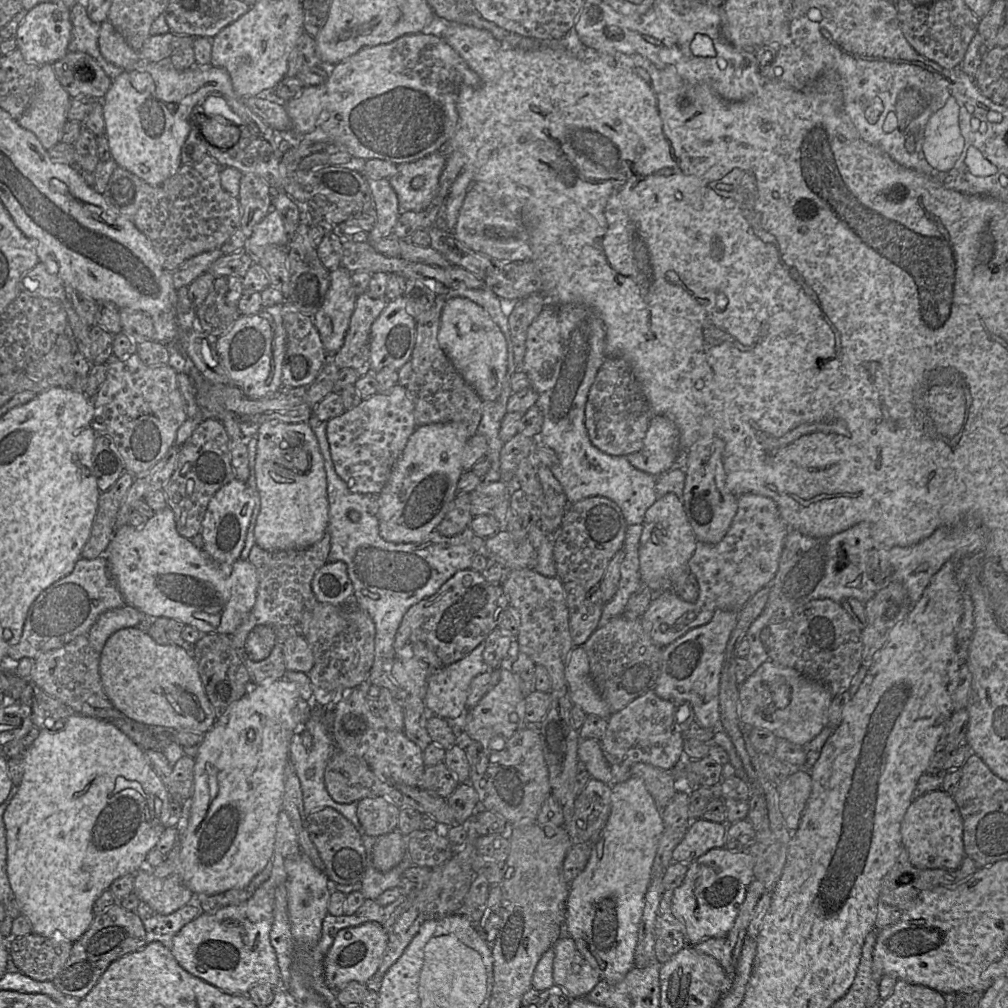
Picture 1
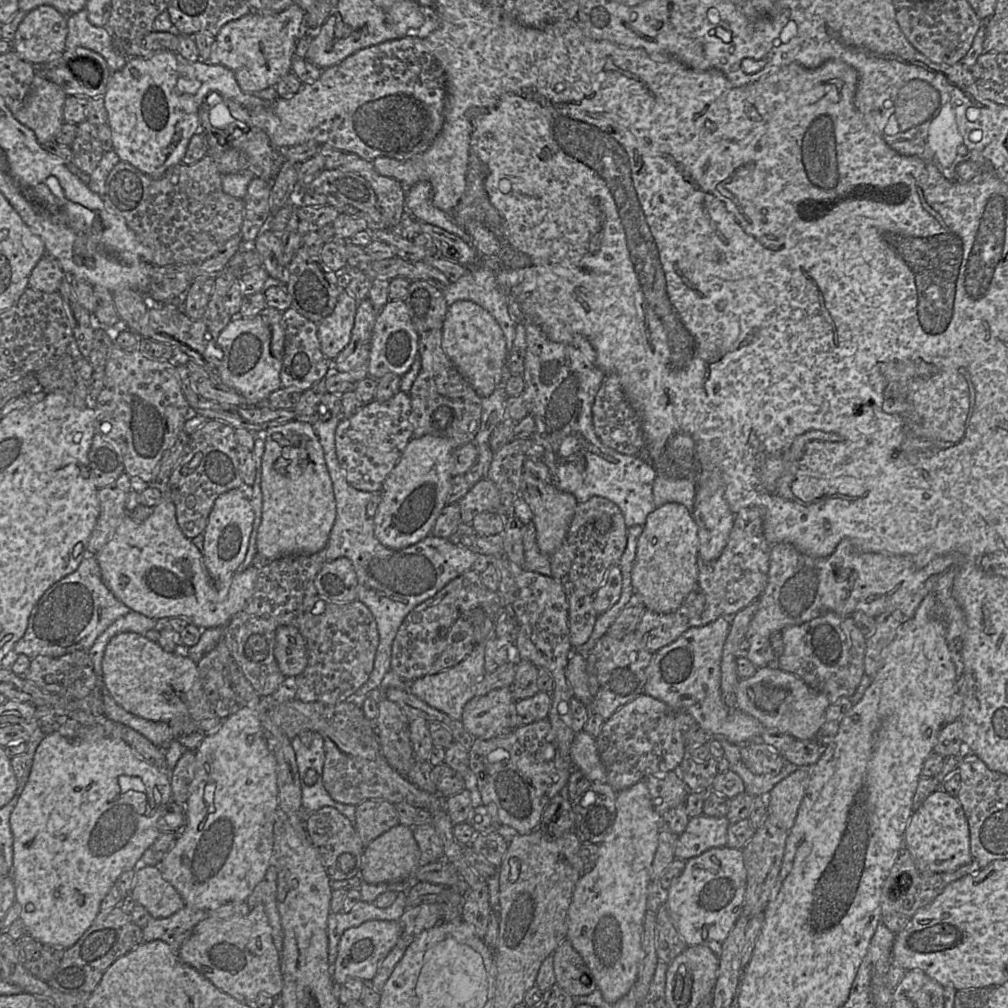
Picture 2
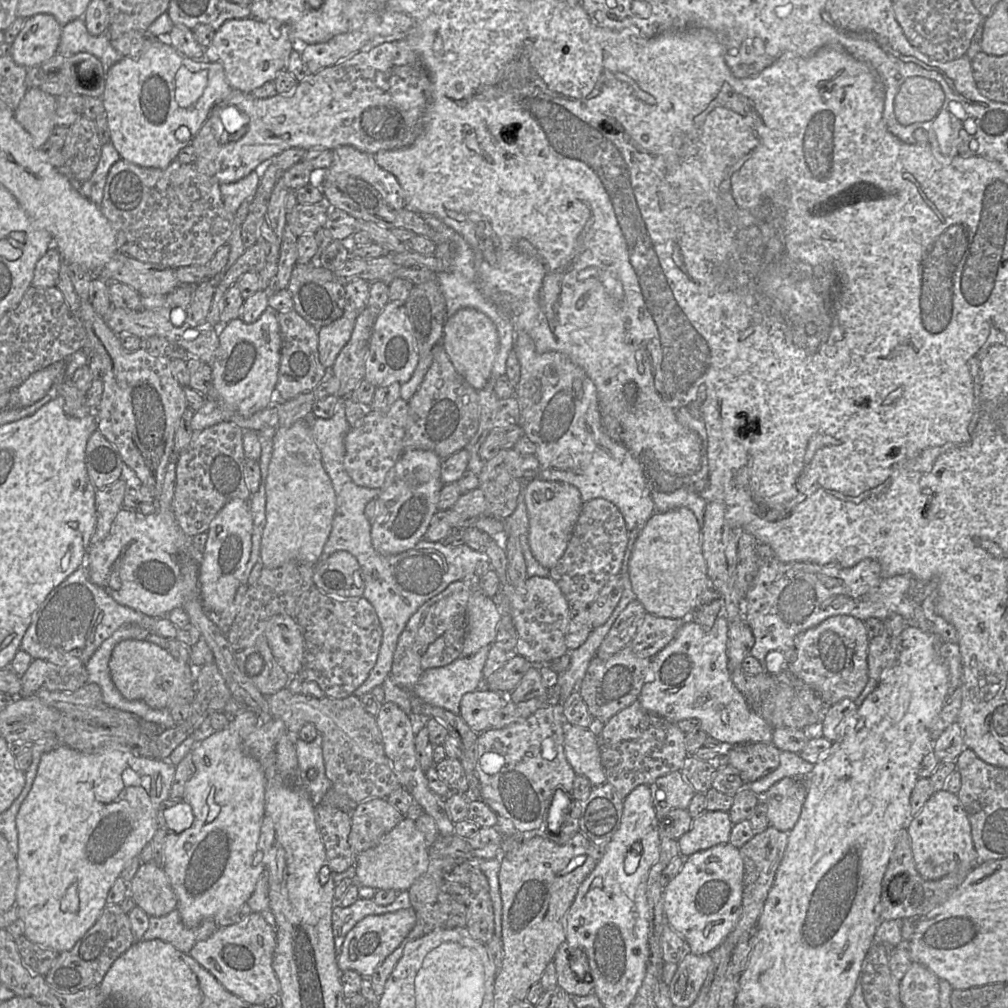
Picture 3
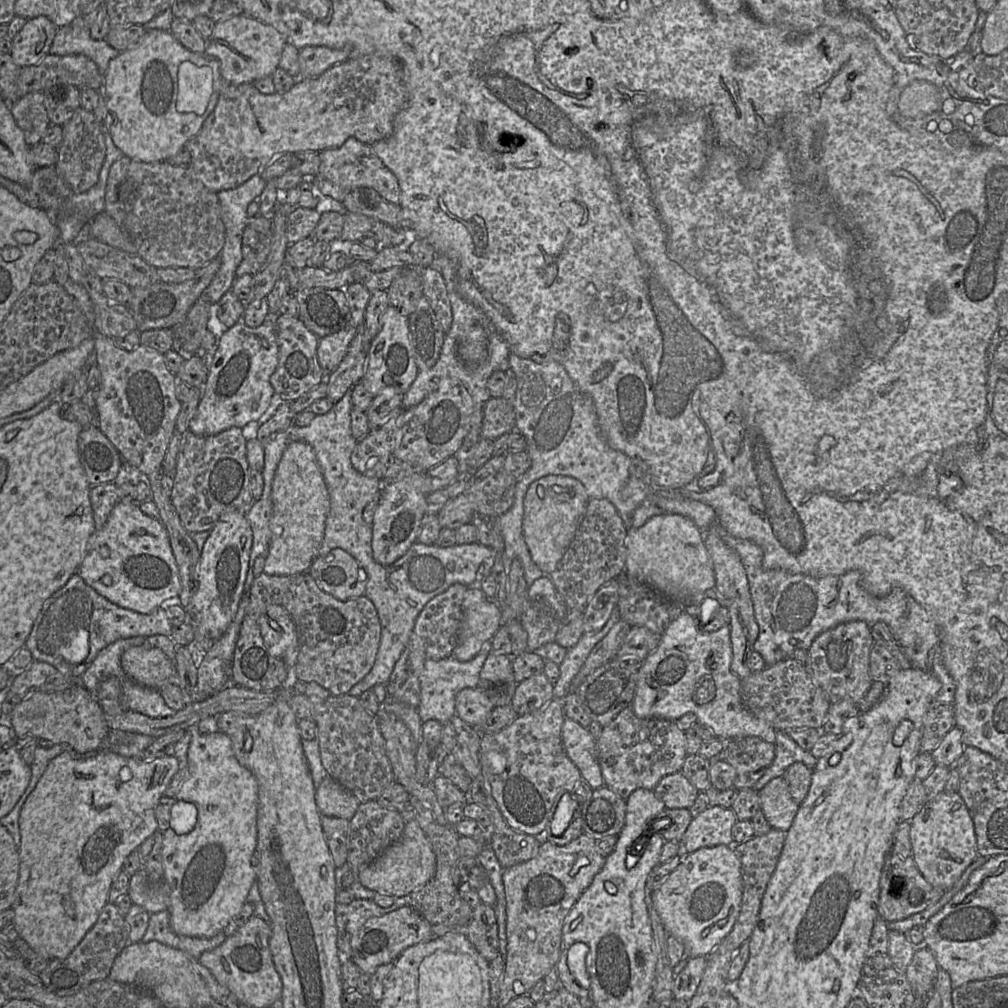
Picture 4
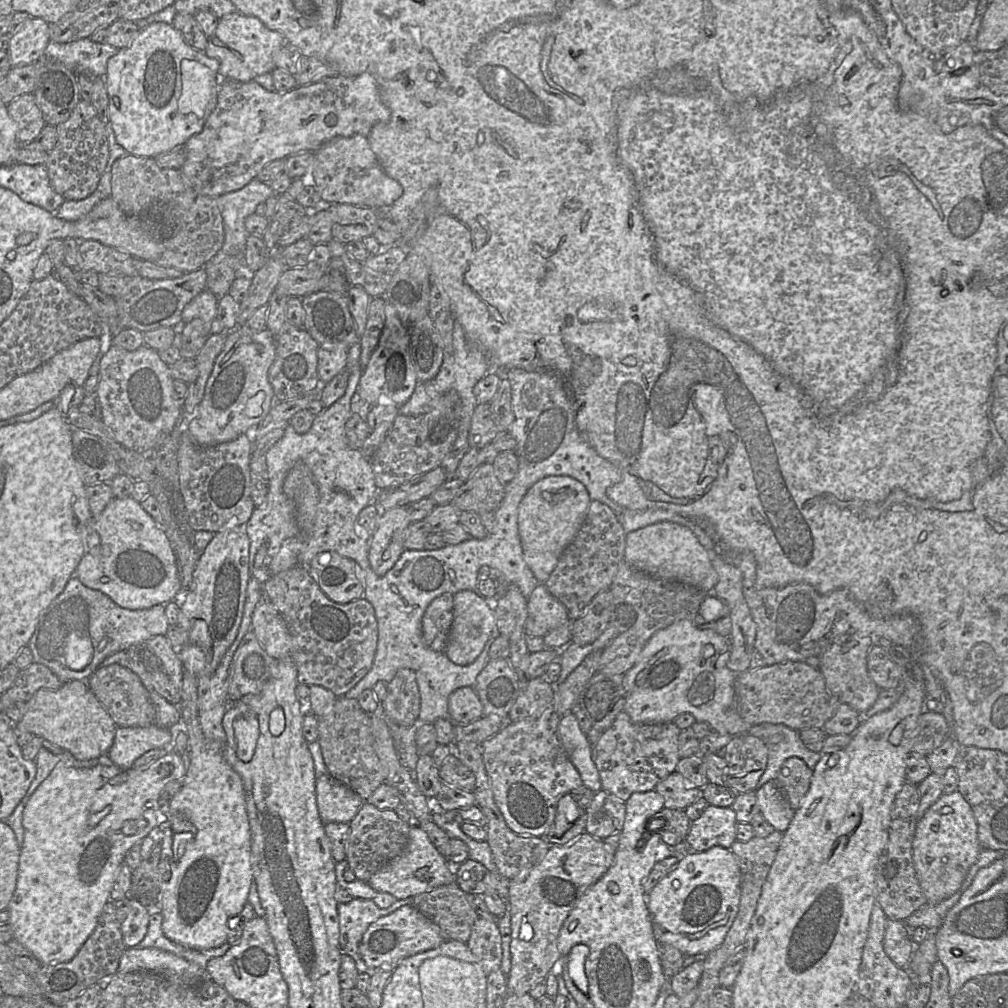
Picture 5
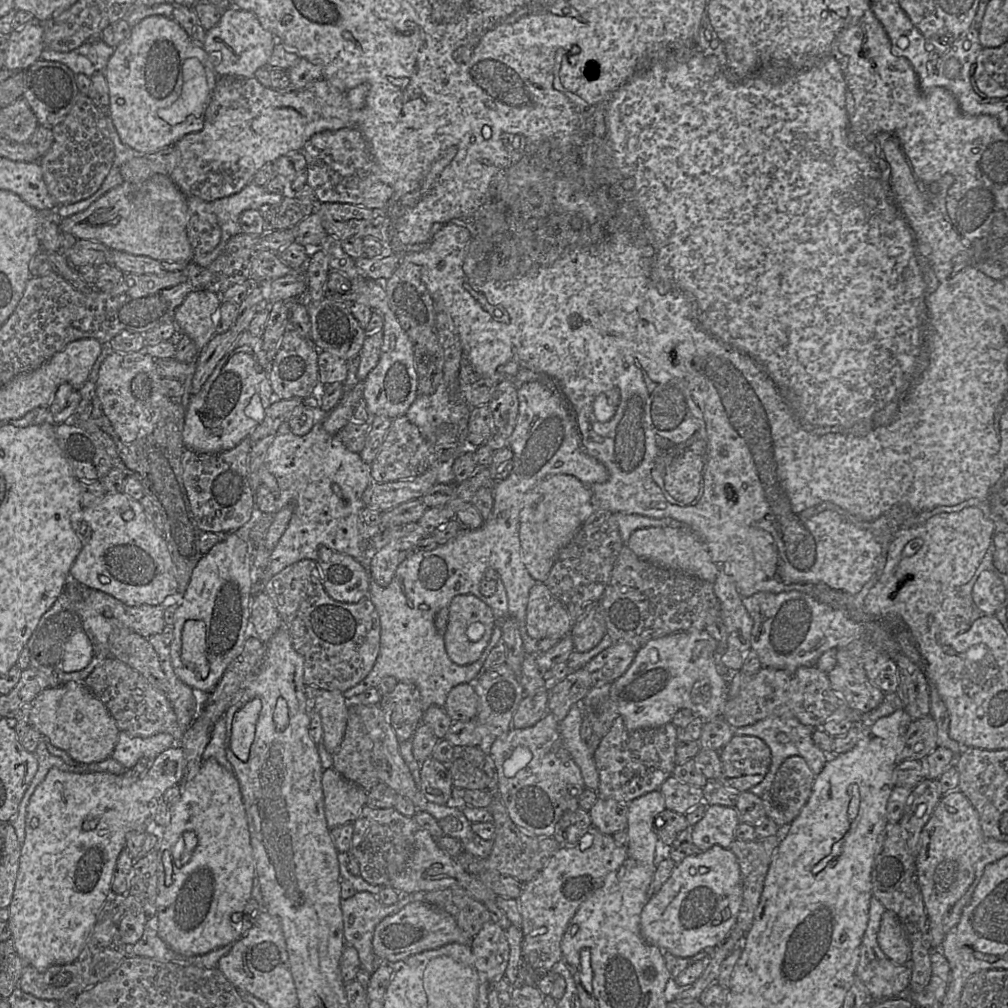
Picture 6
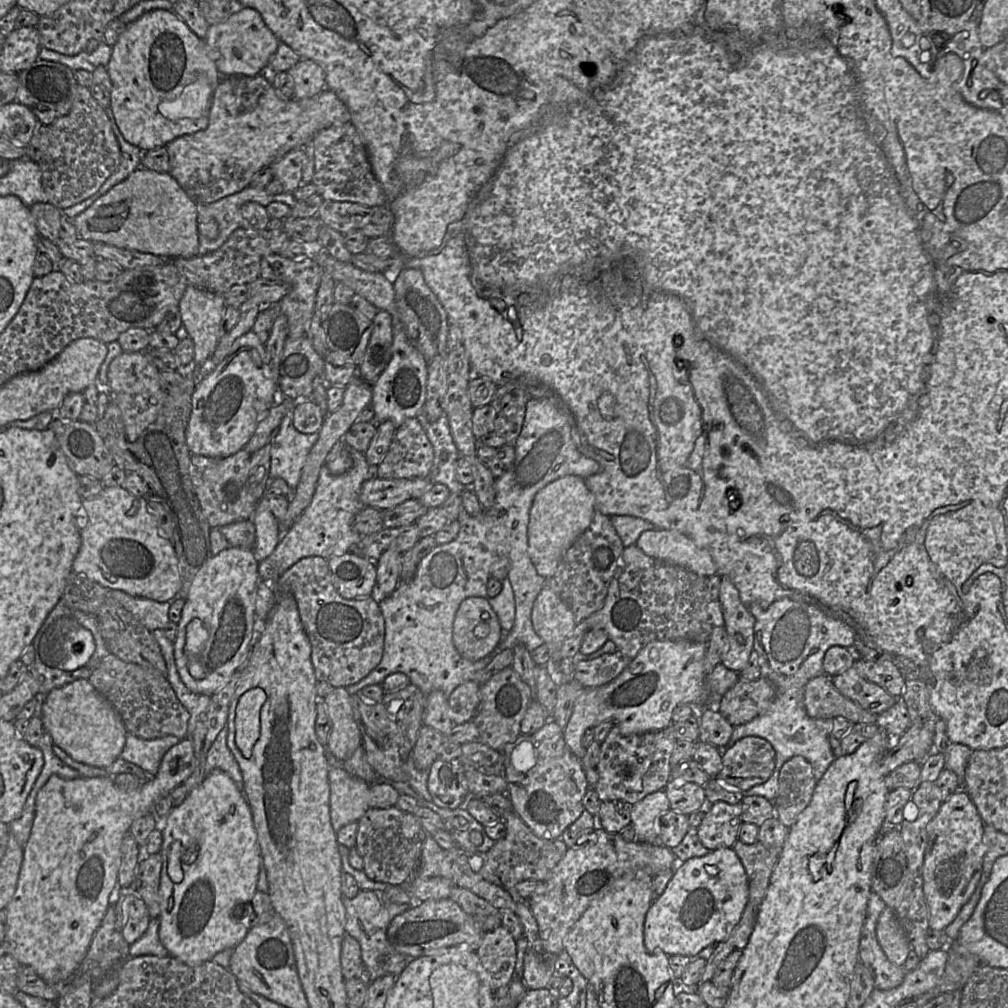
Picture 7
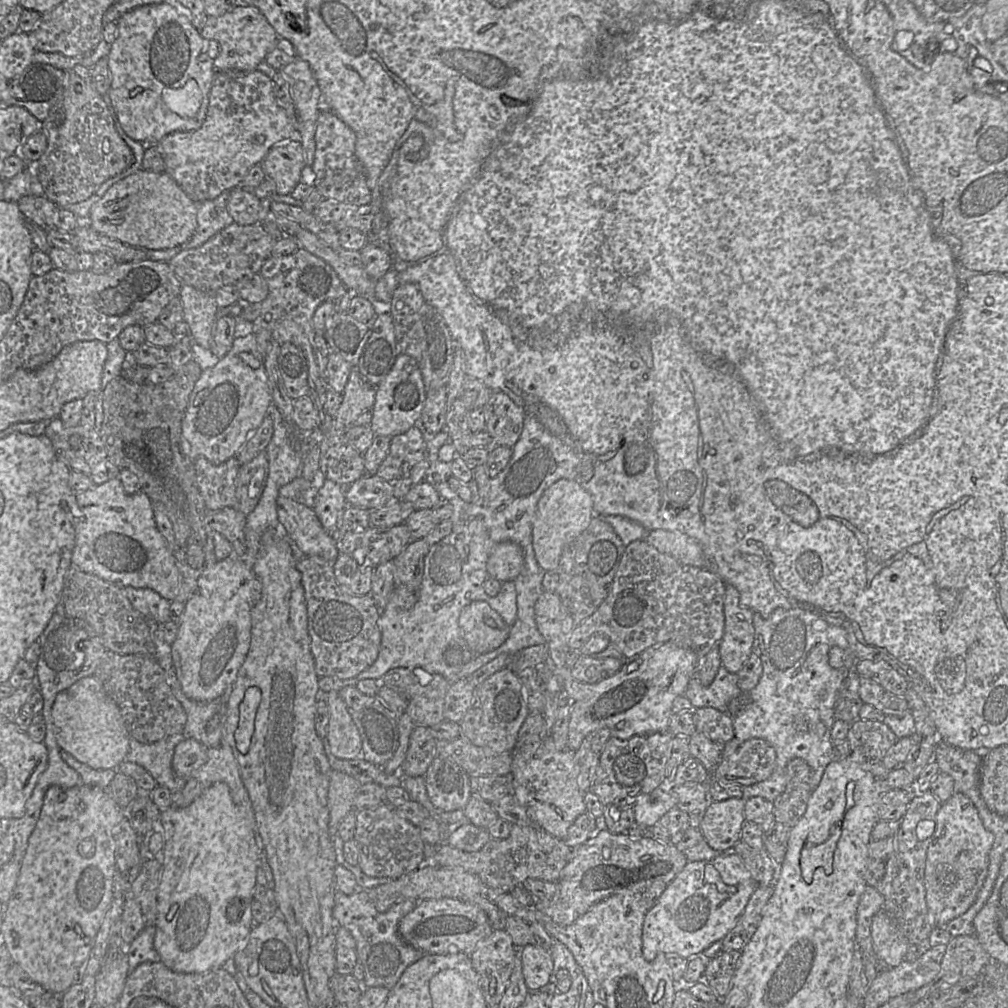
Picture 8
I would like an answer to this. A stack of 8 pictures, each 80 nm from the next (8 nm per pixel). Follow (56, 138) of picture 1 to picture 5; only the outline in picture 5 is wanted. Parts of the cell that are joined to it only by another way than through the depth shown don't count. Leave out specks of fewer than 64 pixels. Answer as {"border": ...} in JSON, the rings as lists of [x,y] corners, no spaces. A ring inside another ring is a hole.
{"border":[[[24,94],[7,105],[8,114],[17,125],[17,140],[27,144],[36,140],[46,123],[33,94]]]}

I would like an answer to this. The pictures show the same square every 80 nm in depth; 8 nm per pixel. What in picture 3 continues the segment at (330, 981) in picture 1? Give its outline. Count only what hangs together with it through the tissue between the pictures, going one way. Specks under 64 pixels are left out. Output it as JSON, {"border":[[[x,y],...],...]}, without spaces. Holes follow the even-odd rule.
{"border":[[[412,907],[383,915],[369,915],[358,922],[346,935],[341,954],[337,957],[341,972],[353,970],[363,978],[371,978],[377,967],[392,954],[408,936],[417,922]]]}

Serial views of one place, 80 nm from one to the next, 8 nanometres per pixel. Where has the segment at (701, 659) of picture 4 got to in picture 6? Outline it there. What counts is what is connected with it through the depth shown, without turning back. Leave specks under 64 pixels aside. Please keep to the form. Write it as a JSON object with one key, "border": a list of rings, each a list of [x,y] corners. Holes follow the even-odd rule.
{"border":[[[681,631],[649,640],[637,651],[627,671],[611,684],[611,697],[628,730],[670,723],[681,709],[690,709],[703,721],[722,717],[729,678],[720,672],[716,640],[701,631]]]}

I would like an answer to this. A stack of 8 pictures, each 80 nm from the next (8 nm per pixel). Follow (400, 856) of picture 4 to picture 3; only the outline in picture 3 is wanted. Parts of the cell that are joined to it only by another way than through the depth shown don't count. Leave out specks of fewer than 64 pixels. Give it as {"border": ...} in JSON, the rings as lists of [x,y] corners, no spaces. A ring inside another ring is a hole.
{"border":[[[404,817],[374,847],[356,856],[356,879],[358,885],[377,890],[408,891],[429,866],[429,848],[424,835],[417,829],[415,821]]]}

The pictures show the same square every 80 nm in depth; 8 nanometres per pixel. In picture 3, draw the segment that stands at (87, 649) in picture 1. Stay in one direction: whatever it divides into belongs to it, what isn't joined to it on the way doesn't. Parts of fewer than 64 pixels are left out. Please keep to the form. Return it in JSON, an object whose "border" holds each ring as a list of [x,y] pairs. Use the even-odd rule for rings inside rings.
{"border":[[[33,659],[21,676],[20,696],[35,696],[39,690],[73,692],[87,683],[84,664],[59,666],[43,659]]]}

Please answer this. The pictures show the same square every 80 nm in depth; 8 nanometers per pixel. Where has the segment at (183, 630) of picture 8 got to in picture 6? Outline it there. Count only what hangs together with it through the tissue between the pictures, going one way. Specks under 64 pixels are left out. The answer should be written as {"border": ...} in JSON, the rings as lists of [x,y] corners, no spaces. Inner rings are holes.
{"border":[[[235,532],[228,533],[220,542],[214,545],[200,559],[193,570],[189,586],[184,594],[183,602],[176,611],[174,623],[174,639],[170,644],[171,660],[179,678],[197,693],[210,693],[221,680],[230,663],[243,651],[245,641],[250,636],[255,636],[251,617],[252,581],[255,570],[253,568],[253,556],[251,556],[251,542],[244,541]],[[190,619],[202,620],[206,625],[207,660],[210,664],[209,674],[201,678],[194,670],[183,662],[182,635],[186,621]]]}

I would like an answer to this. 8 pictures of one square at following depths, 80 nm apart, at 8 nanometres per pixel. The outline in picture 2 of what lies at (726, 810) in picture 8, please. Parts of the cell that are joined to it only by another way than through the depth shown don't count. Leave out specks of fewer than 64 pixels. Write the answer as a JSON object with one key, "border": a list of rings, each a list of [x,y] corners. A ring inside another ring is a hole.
{"border":[[[702,814],[690,818],[685,831],[677,840],[675,858],[688,861],[711,848],[726,846],[729,825],[726,816],[709,817]]]}

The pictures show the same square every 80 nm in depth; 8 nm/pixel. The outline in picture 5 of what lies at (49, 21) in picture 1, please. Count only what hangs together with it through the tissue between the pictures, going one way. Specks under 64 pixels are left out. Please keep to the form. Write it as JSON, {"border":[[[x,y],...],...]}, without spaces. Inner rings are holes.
{"border":[[[29,17],[22,28],[10,38],[7,53],[11,67],[42,60],[49,41],[49,24],[41,18]]]}

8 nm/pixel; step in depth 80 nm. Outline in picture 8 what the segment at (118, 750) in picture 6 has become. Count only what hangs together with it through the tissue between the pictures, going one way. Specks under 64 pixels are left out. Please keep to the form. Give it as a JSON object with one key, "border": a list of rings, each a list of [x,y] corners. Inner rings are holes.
{"border":[[[183,734],[167,736],[151,744],[141,743],[130,737],[126,760],[145,768],[158,786],[170,791],[182,791],[188,778],[179,777],[172,768],[174,749],[185,739]]]}

